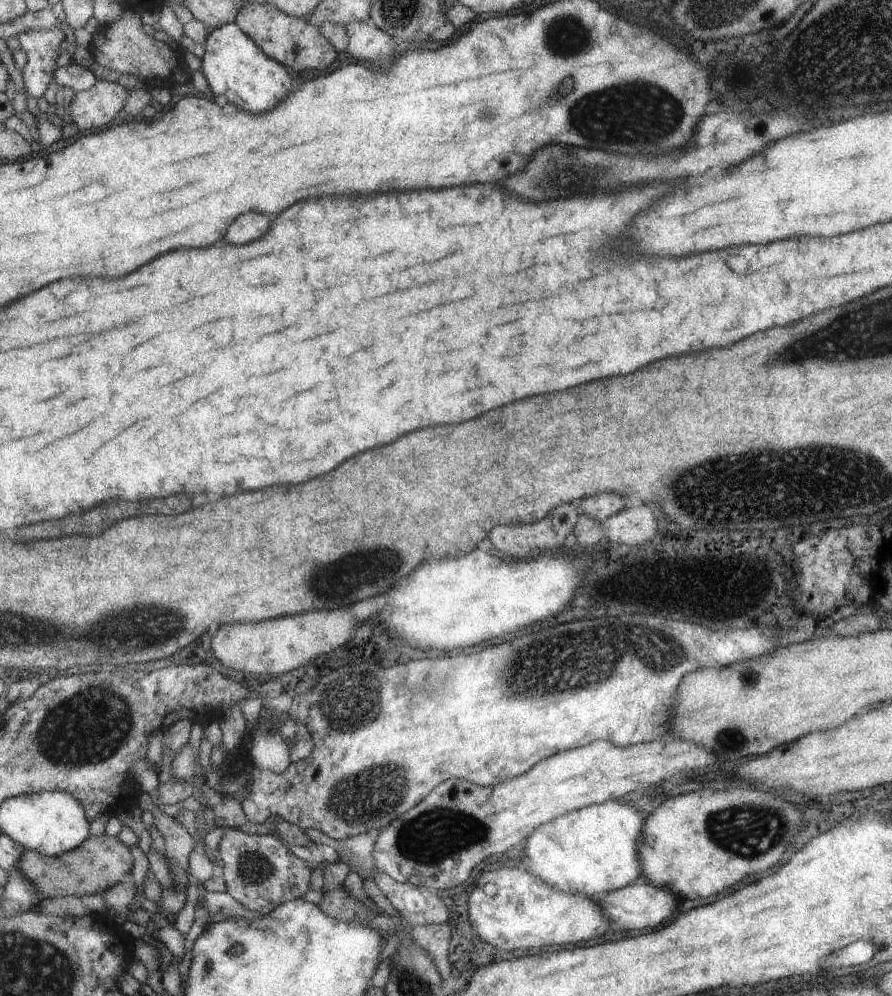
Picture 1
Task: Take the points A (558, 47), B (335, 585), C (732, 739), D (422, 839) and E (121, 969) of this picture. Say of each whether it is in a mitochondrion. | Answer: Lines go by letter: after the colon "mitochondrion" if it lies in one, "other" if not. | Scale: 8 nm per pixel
A: mitochondrion
B: mitochondrion
C: mitochondrion
D: mitochondrion
E: other

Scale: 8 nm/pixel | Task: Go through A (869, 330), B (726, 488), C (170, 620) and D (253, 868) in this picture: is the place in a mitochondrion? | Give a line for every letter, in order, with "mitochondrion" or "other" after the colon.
A: mitochondrion
B: mitochondrion
C: mitochondrion
D: mitochondrion

